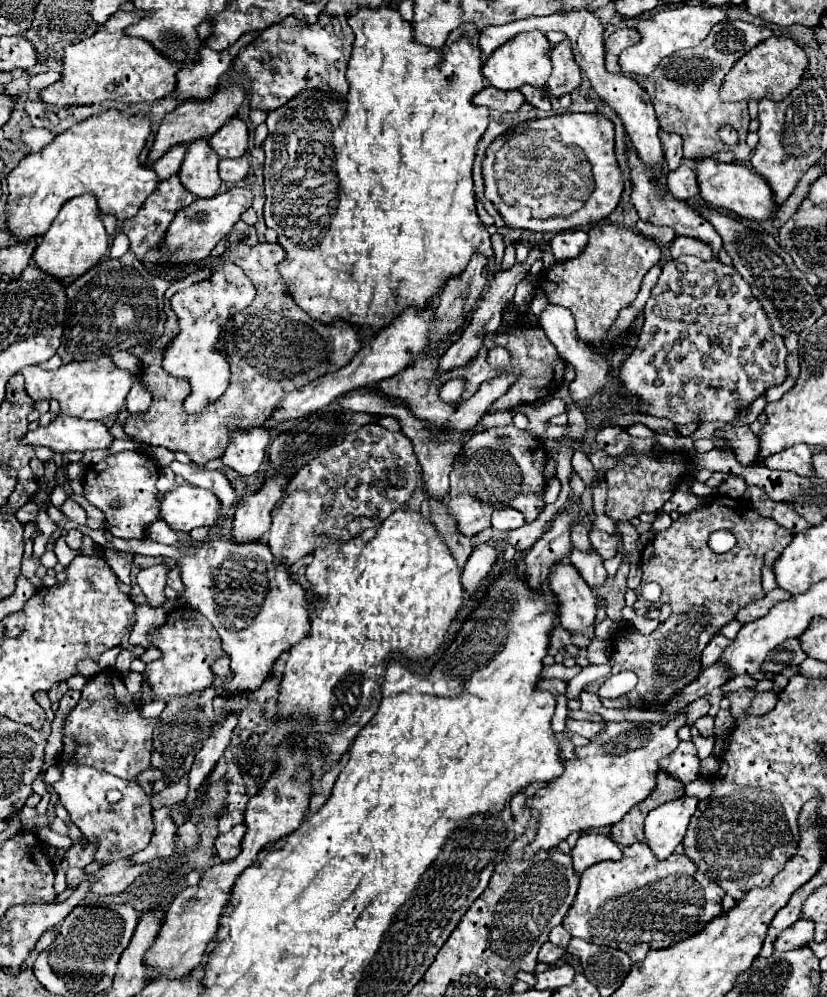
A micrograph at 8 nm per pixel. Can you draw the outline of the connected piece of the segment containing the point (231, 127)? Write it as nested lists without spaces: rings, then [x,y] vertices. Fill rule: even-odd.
[[[239,117],[229,119],[217,133],[209,137],[209,145],[217,151],[217,155],[221,155],[221,159],[241,157],[249,145],[249,131],[245,121]]]

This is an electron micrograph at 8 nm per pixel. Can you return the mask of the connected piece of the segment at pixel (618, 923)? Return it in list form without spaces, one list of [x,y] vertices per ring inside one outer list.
[[[635,843],[623,849],[623,859],[601,861],[583,871],[577,897],[567,917],[563,919],[563,927],[571,933],[571,937],[629,951],[633,961],[643,961],[649,949],[663,949],[699,933],[705,923],[709,923],[723,911],[723,895],[723,889],[711,883],[711,879],[707,879],[705,875],[699,875],[695,863],[691,863],[691,859],[687,859],[685,855],[673,853],[669,859],[659,861],[651,855],[651,849],[645,843]]]

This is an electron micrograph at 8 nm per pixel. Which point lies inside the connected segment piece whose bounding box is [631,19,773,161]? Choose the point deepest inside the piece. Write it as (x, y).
(683, 88)

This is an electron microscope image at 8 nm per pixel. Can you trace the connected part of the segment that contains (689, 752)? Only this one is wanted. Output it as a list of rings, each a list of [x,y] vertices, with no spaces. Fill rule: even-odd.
[[[679,743],[679,747],[663,759],[663,771],[669,775],[675,775],[683,783],[689,783],[699,777],[699,759],[697,759],[697,749],[695,745],[689,743]]]

